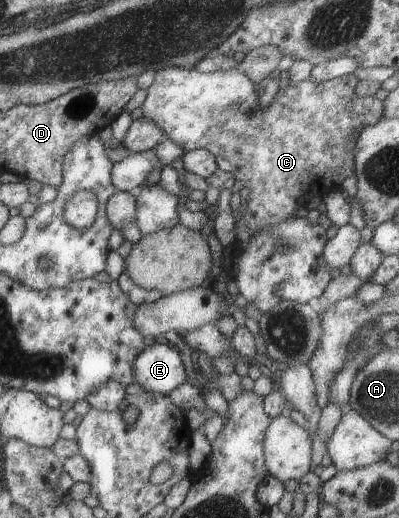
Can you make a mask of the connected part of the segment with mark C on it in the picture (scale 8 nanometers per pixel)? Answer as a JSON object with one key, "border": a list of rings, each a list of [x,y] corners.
{"border":[[[170,66],[170,68],[164,68],[164,70],[154,72],[153,81],[145,90],[145,99],[139,108],[142,111],[142,117],[146,118],[146,120],[150,120],[150,122],[154,122],[163,132],[164,136],[172,140],[172,142],[175,142],[176,146],[180,146],[184,152],[196,150],[198,148],[208,150],[208,152],[214,156],[218,169],[230,173],[235,180],[238,180],[244,187],[248,188],[248,197],[245,199],[246,208],[244,208],[241,216],[244,218],[248,233],[250,236],[253,236],[258,230],[270,228],[270,226],[282,222],[284,218],[290,218],[290,216],[294,217],[294,212],[296,212],[300,206],[305,206],[306,203],[314,197],[322,199],[322,196],[328,194],[334,187],[340,188],[341,182],[347,176],[354,173],[352,150],[355,150],[355,141],[352,140],[350,134],[352,134],[352,132],[360,132],[362,126],[366,127],[367,125],[372,125],[382,118],[382,101],[373,96],[356,96],[356,94],[354,94],[356,82],[356,78],[352,75],[340,76],[320,82],[312,80],[310,76],[306,80],[300,82],[290,82],[290,84],[287,84],[282,90],[277,90],[272,98],[272,102],[265,108],[262,108],[262,106],[258,104],[260,86],[255,85],[243,72],[239,72],[237,68],[230,68],[226,71],[220,70],[211,73],[201,73],[194,68],[188,69]]]}

